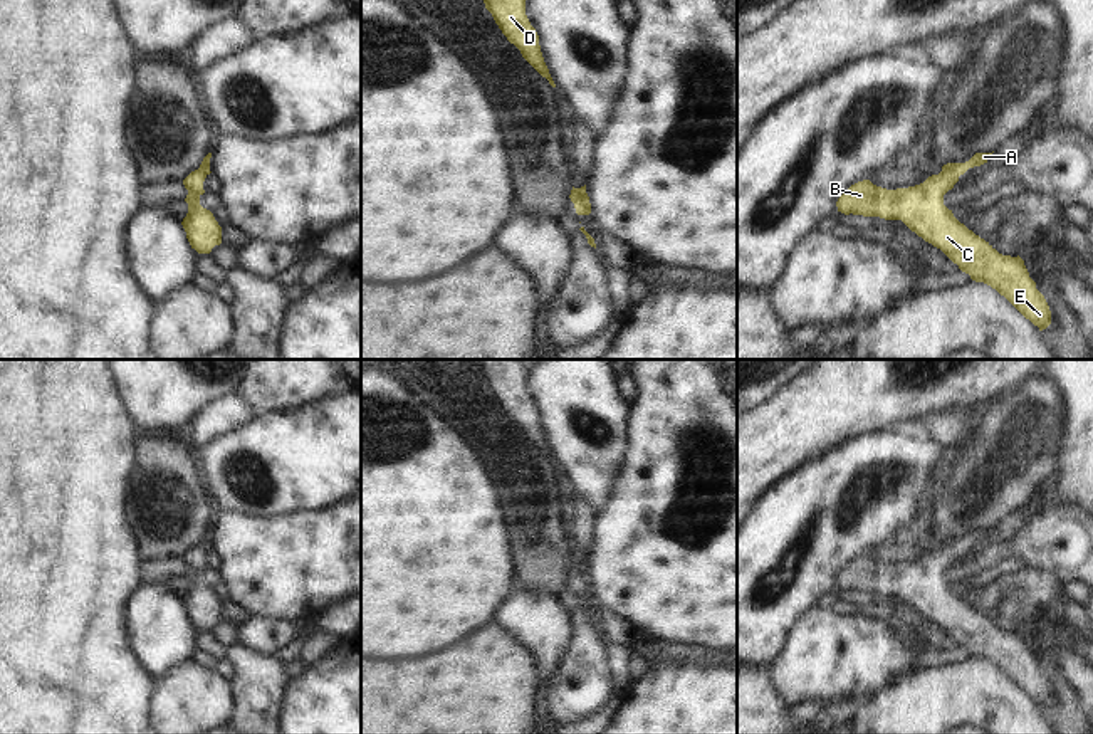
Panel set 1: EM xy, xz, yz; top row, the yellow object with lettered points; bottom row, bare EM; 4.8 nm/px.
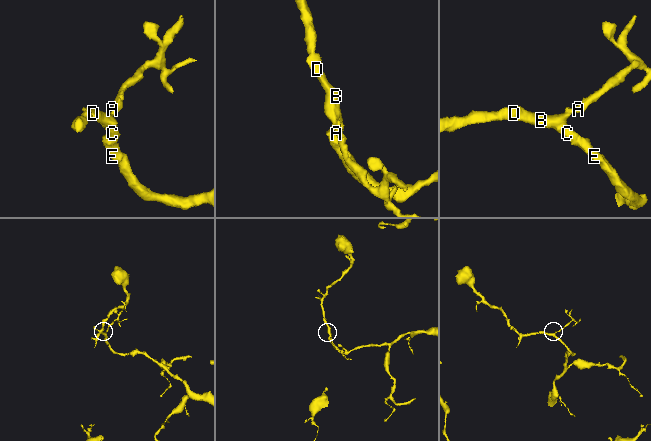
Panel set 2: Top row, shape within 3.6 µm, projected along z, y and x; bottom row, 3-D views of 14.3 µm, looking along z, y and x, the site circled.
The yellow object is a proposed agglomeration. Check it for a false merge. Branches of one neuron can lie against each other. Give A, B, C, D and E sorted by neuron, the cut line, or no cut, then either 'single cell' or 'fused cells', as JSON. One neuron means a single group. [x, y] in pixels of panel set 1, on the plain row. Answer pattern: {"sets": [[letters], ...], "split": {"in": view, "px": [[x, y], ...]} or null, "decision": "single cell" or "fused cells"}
{"sets": [["A", "B", "C", "D", "E"]], "split": null, "decision": "single cell"}

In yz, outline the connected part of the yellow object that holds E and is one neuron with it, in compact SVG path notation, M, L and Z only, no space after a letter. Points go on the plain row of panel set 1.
M975 529L965 539L947 539L939 551L908 564L886 566L863 556L851 561L838 574L836 583L845 591L902 596L925 618L940 625L972 657L996 665L1043 707L1051 700L1051 687L1029 653L1024 637L1019 632L999 630L944 581L944 571L954 564L959 553L987 539L991 532L992 529Z

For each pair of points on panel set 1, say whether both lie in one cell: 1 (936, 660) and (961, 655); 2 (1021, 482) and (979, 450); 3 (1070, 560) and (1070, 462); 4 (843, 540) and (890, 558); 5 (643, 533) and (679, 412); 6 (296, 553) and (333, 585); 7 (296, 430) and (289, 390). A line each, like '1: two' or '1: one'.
1: one
2: one
3: two
4: two
5: one
6: one
7: two

